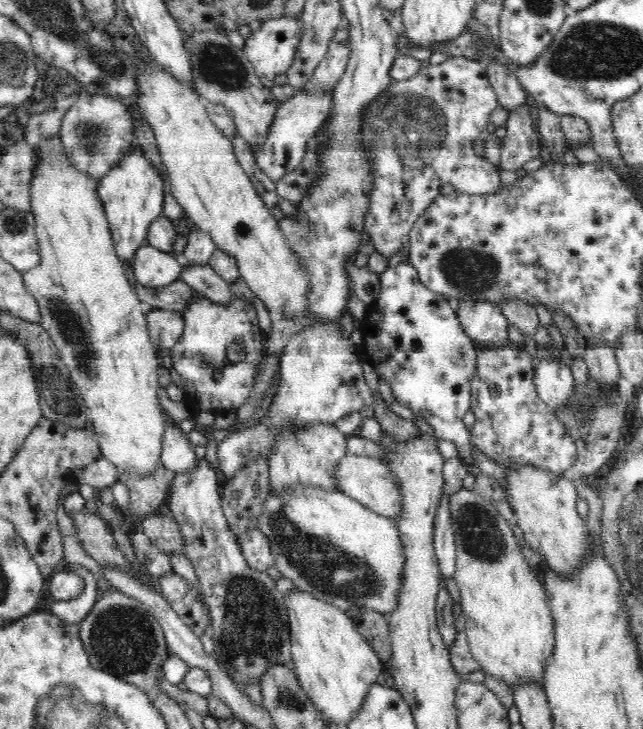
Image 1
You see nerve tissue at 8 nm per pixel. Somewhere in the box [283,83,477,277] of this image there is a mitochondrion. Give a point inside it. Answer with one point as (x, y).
(413, 126)

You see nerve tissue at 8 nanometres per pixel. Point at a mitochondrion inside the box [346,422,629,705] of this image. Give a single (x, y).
(481, 537)

